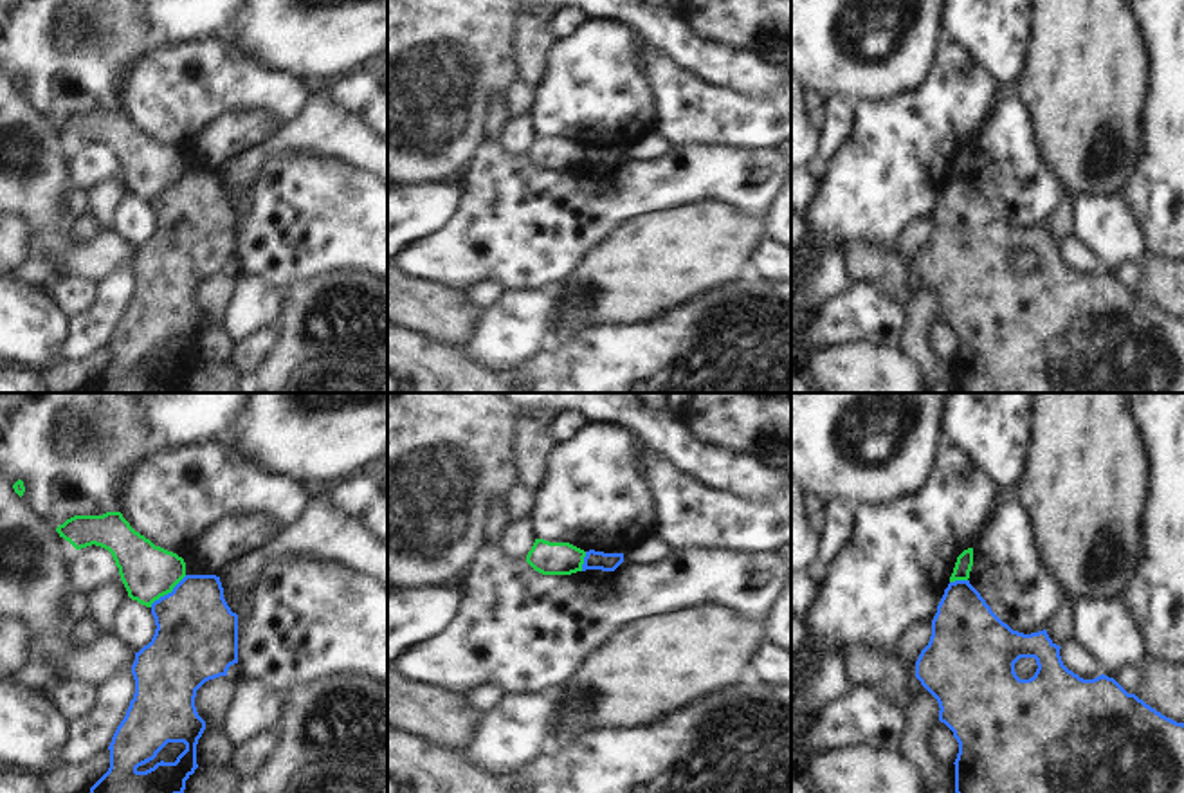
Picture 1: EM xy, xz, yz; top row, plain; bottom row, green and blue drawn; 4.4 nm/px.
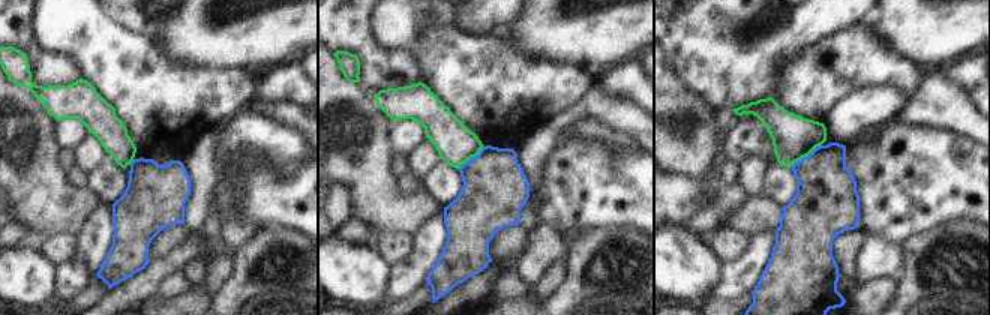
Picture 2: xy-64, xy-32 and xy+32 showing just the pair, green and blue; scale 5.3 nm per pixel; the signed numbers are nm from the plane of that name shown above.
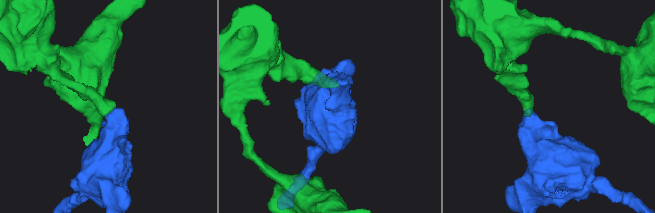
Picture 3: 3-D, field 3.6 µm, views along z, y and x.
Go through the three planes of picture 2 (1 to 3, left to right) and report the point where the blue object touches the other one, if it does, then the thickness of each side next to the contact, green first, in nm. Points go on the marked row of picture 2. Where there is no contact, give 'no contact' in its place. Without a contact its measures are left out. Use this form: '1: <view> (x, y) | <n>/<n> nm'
1: xy-64 (131, 161) | 160/320 nm
2: xy-32 (471, 156) | 220/340 nm
3: xy+32 (804, 156) | 240/320 nm

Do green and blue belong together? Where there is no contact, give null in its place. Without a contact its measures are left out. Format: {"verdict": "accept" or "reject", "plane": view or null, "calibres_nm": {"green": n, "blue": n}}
{"verdict": "reject", "plane": "xy", "calibres_nm": {"green": 240, "blue": 360}}

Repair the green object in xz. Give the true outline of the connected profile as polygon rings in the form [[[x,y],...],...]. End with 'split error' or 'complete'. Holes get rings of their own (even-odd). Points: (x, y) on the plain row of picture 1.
[[[535,135],[526,159],[542,171],[571,171],[582,168],[586,148],[569,139]]] | complete

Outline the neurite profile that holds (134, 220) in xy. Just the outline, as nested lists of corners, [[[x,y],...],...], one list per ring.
[[[124,195],[114,213],[112,231],[123,238],[132,249],[139,249],[155,231],[155,214],[151,204]]]

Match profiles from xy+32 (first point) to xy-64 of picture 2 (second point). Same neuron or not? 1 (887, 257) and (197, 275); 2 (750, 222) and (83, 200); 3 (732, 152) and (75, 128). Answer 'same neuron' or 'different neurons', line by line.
1: same neuron
2: same neuron
3: same neuron

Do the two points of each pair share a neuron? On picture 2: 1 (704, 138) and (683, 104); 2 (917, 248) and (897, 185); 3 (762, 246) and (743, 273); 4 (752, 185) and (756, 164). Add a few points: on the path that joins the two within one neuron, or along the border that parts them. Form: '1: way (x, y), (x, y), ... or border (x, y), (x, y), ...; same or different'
1: way (701, 129), (701, 119), (692, 113); same
2: border (947, 222), (911, 234), (900, 243); different
3: way (758, 252), (747, 267); same
4: way (752, 180), (752, 168); same

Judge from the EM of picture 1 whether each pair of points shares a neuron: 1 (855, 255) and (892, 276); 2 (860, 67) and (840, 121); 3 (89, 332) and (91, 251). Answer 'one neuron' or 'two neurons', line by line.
1: one neuron
2: two neurons
3: two neurons

